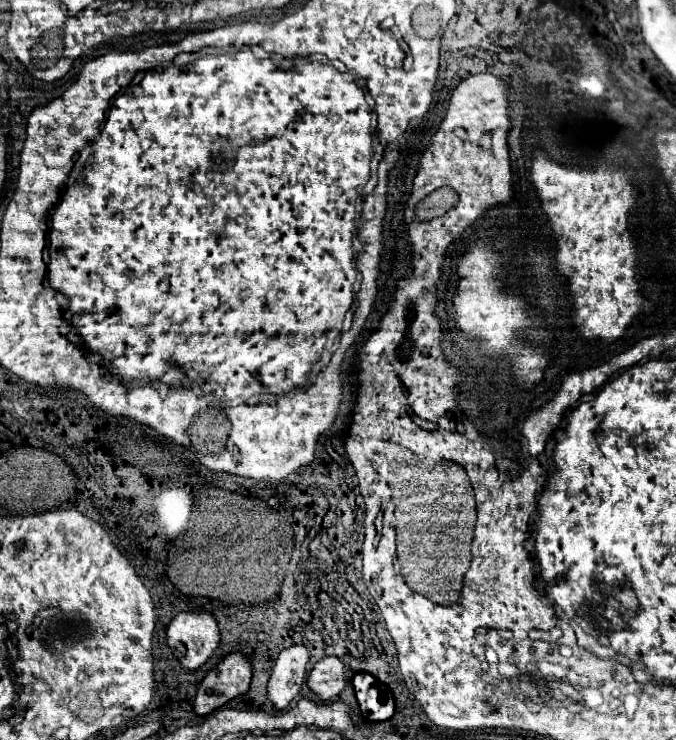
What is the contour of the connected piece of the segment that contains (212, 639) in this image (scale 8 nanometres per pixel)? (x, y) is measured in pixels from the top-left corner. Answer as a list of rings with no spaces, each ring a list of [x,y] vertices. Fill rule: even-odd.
[[[196,609],[178,613],[166,629],[168,645],[176,647],[182,643],[186,655],[182,657],[184,669],[198,669],[214,653],[220,643],[218,621],[210,611]]]

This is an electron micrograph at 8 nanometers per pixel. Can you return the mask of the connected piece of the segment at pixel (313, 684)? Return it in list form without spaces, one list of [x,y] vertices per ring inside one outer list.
[[[334,655],[320,659],[308,675],[308,685],[322,701],[336,697],[346,685],[346,673],[344,673],[342,659]]]

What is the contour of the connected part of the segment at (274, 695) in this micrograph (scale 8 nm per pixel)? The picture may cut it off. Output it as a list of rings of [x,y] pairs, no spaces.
[[[302,643],[292,645],[278,655],[268,681],[268,699],[276,709],[286,709],[300,693],[306,679],[308,659],[310,651]]]

